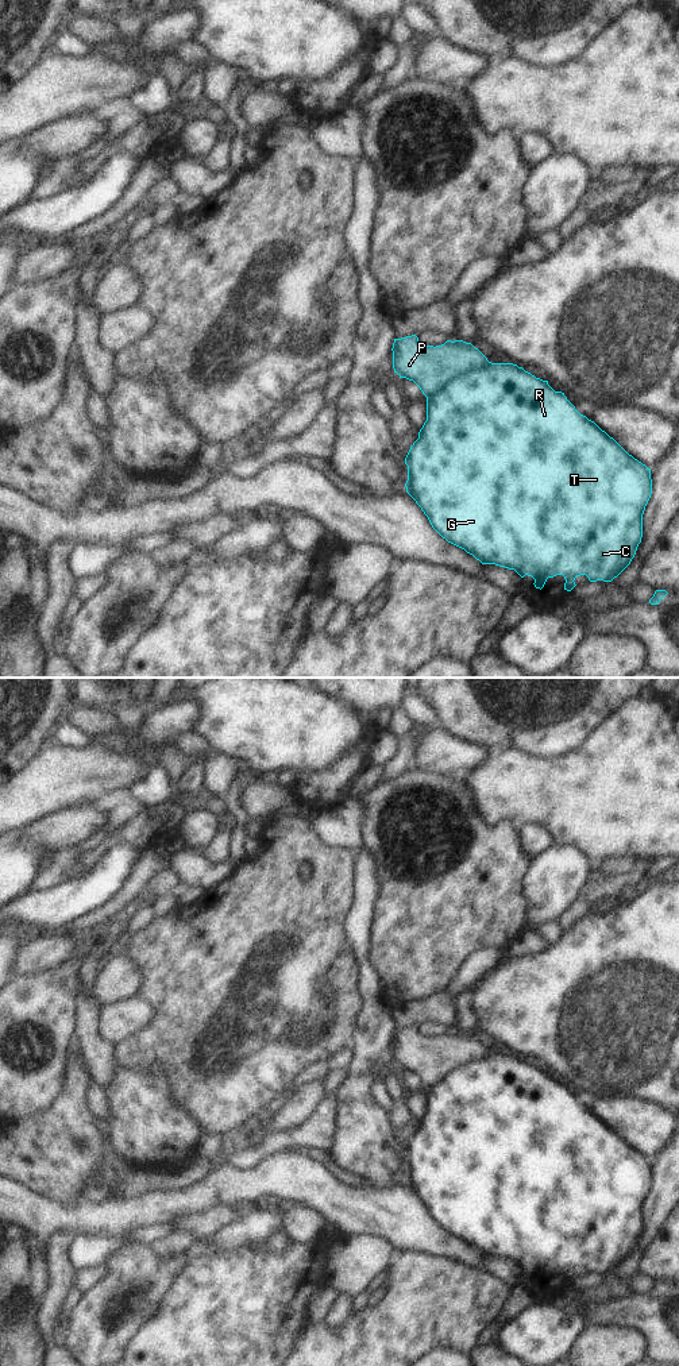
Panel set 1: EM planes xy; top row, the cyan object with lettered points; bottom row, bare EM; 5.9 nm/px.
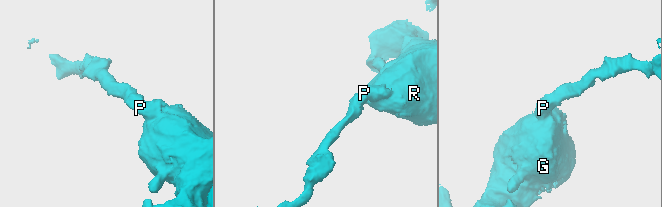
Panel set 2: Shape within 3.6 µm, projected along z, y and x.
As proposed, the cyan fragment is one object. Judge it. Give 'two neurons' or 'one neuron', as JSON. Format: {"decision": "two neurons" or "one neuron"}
{"decision": "two neurons"}

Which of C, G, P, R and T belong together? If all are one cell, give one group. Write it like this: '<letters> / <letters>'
C G R T / P

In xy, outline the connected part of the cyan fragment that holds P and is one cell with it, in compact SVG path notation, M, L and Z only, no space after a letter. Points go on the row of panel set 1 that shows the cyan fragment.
M412 335L394 339L391 351L394 373L413 381L425 397L436 394L458 375L489 363L478 348L463 340L447 340L433 347L423 346Z

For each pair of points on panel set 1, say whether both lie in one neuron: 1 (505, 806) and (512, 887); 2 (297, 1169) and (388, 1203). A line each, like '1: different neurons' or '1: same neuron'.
1: different neurons
2: same neuron

